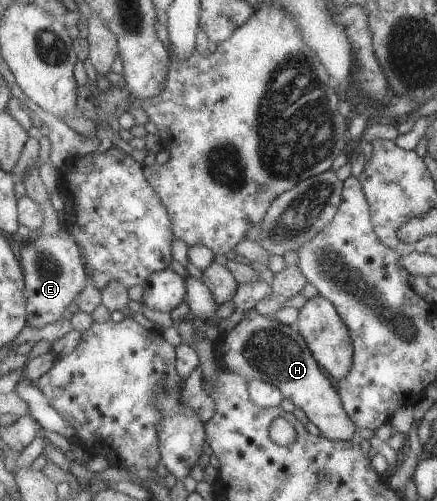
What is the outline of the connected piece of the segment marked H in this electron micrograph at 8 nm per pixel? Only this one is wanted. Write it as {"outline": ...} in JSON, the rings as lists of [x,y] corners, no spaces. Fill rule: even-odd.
{"outline":[[[257,309],[247,310],[242,314],[242,319],[234,328],[232,328],[232,330],[230,330],[229,332],[222,332],[217,337],[217,339],[213,343],[213,351],[218,370],[237,373],[239,374],[239,376],[243,376],[243,378],[246,378],[247,382],[249,382],[249,380],[262,380],[263,382],[268,382],[273,386],[277,386],[277,388],[281,389],[281,392],[283,392],[286,398],[289,398],[289,400],[291,400],[297,407],[305,412],[309,420],[311,420],[312,423],[320,429],[320,432],[323,436],[327,436],[327,438],[331,440],[339,441],[351,441],[357,439],[355,432],[357,432],[358,426],[357,424],[355,424],[354,420],[351,420],[349,414],[347,414],[346,407],[343,404],[340,392],[338,391],[337,387],[333,386],[333,378],[327,378],[325,370],[323,370],[323,367],[318,363],[318,360],[315,358],[314,352],[309,348],[307,340],[305,340],[305,337],[298,328],[292,329],[291,326],[287,326],[287,324],[283,324],[283,322],[275,320],[275,318],[273,318],[271,315],[262,315]]]}

